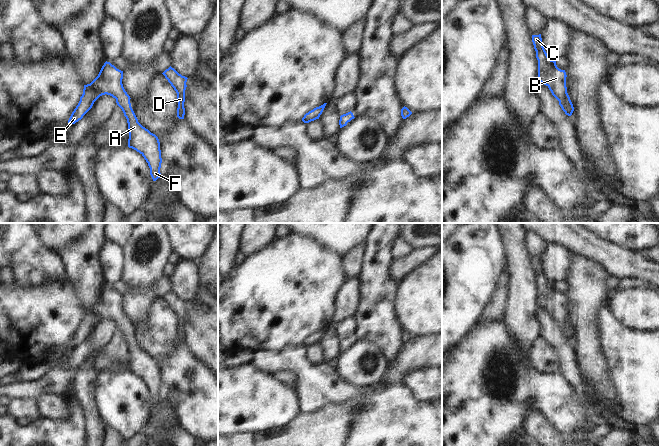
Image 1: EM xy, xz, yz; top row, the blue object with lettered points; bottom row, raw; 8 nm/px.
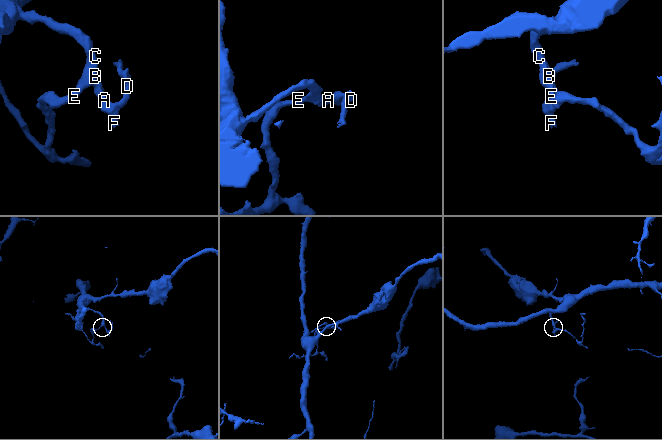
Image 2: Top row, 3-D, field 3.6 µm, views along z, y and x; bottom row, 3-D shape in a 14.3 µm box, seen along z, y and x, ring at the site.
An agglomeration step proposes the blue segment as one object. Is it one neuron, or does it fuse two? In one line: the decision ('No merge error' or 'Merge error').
No merge error.

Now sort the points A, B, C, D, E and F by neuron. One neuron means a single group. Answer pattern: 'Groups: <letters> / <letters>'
Groups: A B C D E F.

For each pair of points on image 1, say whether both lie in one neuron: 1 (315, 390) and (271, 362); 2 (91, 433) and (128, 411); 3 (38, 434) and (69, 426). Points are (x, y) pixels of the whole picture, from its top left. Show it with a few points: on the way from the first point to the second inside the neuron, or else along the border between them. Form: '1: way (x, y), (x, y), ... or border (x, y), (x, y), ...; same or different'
1: way (307, 378), (291, 362), (283, 362); same
2: border (96, 402), (98, 414), (106, 426); different
3: way (46, 434), (61, 434); same

